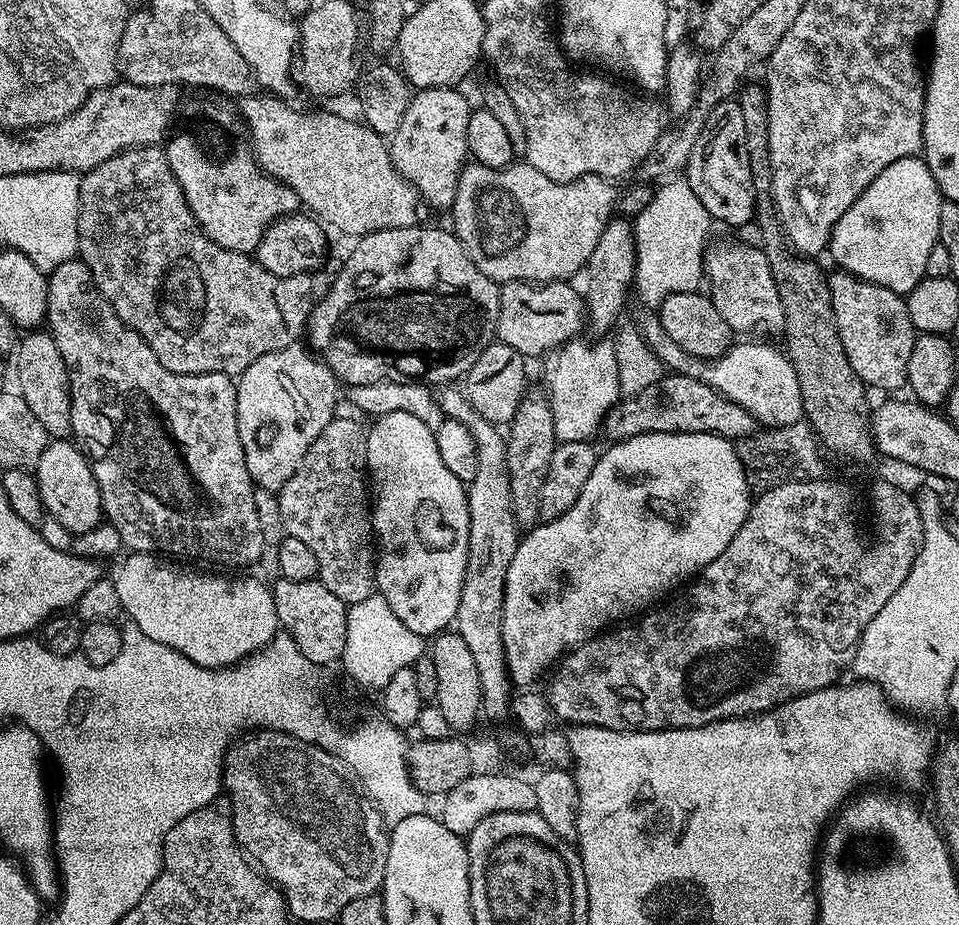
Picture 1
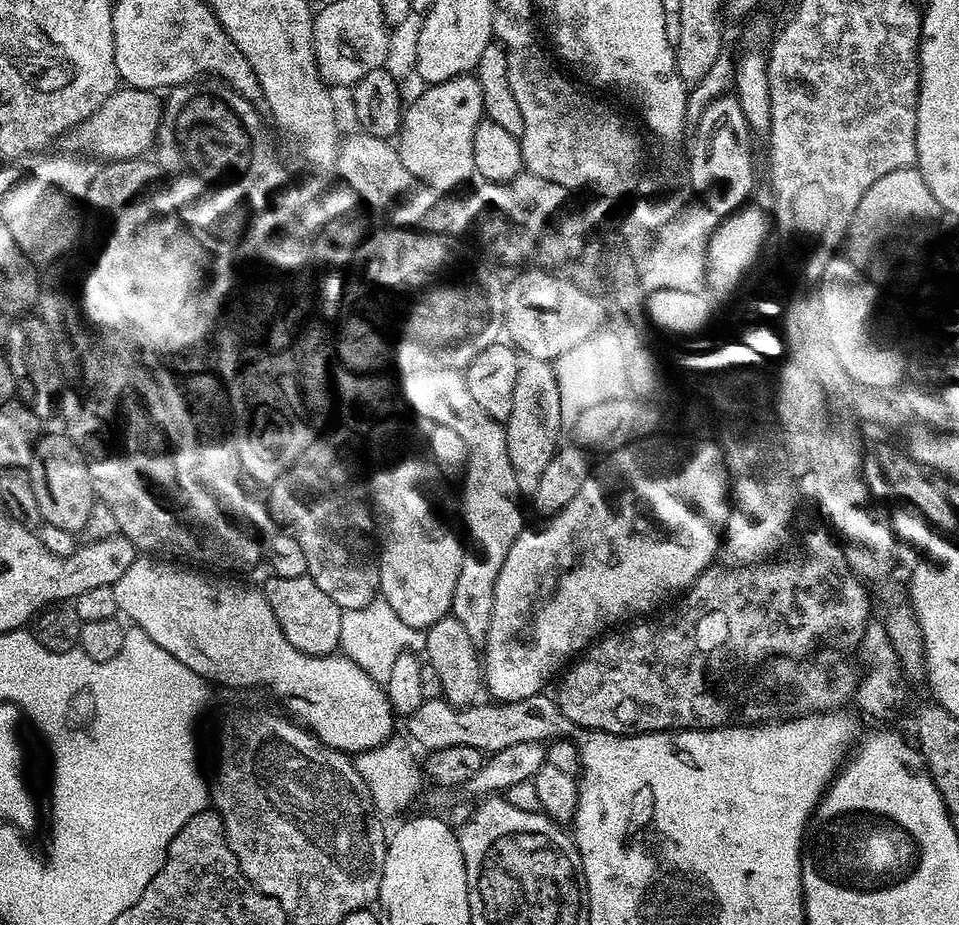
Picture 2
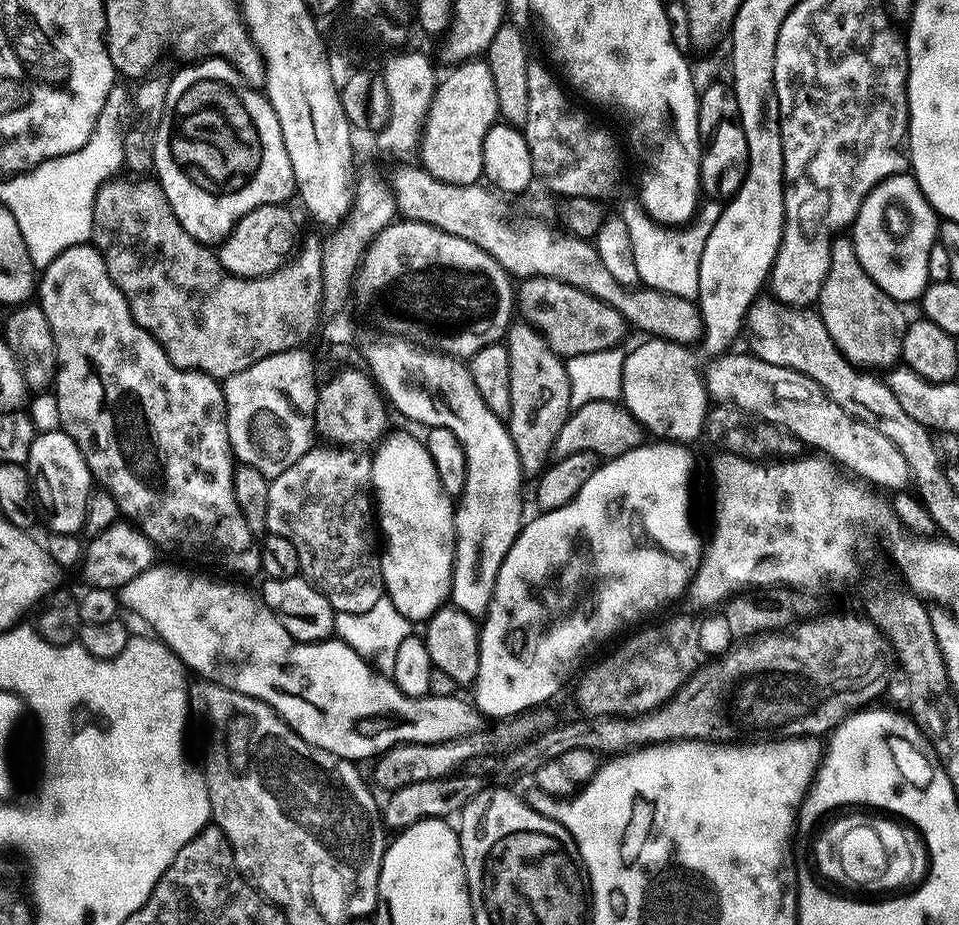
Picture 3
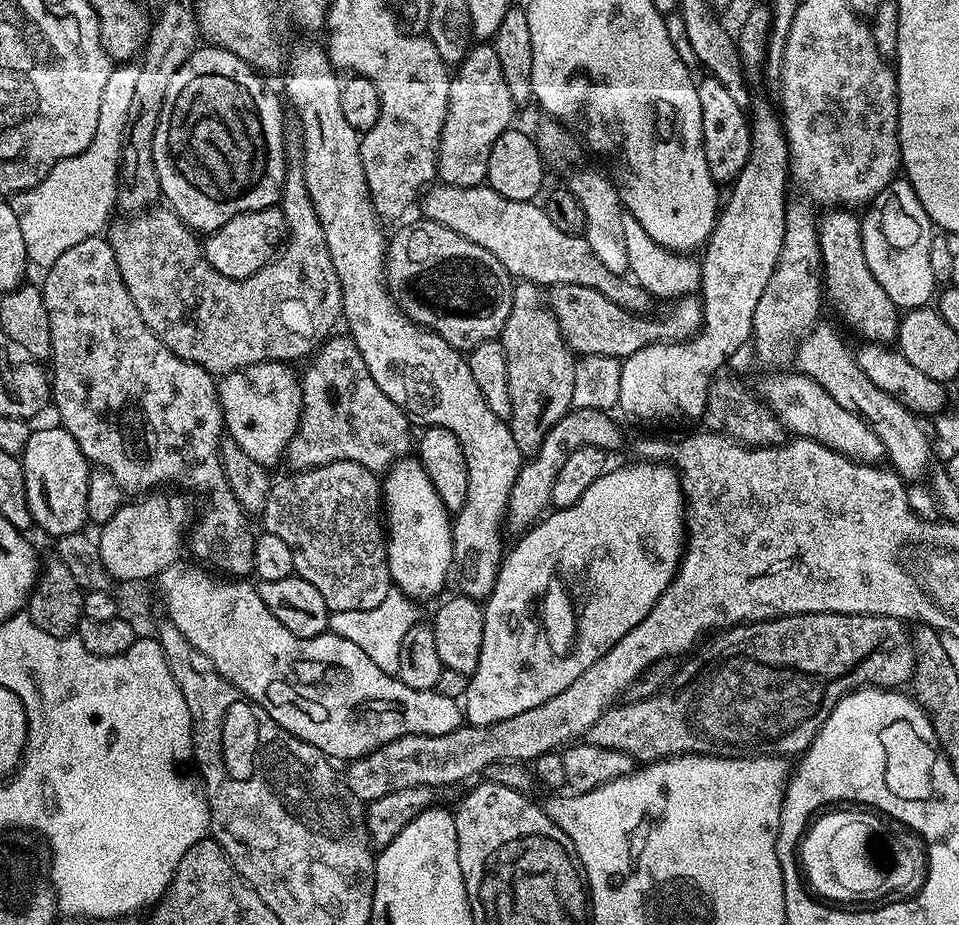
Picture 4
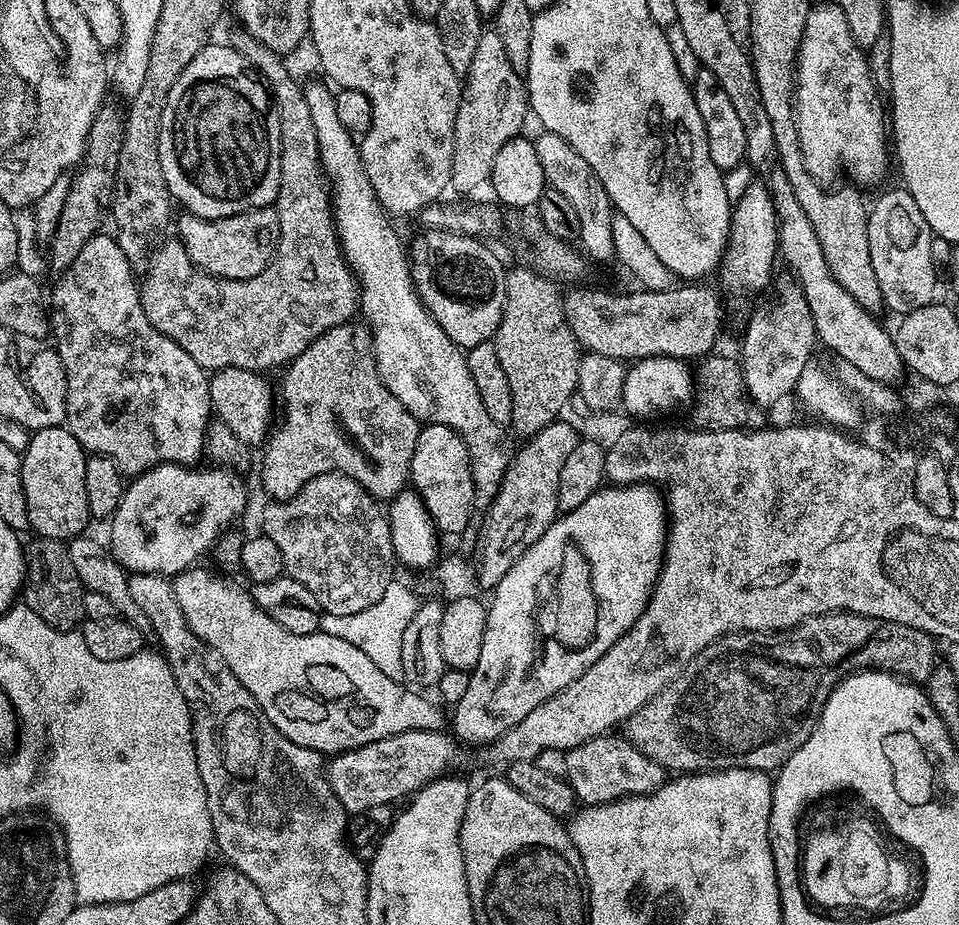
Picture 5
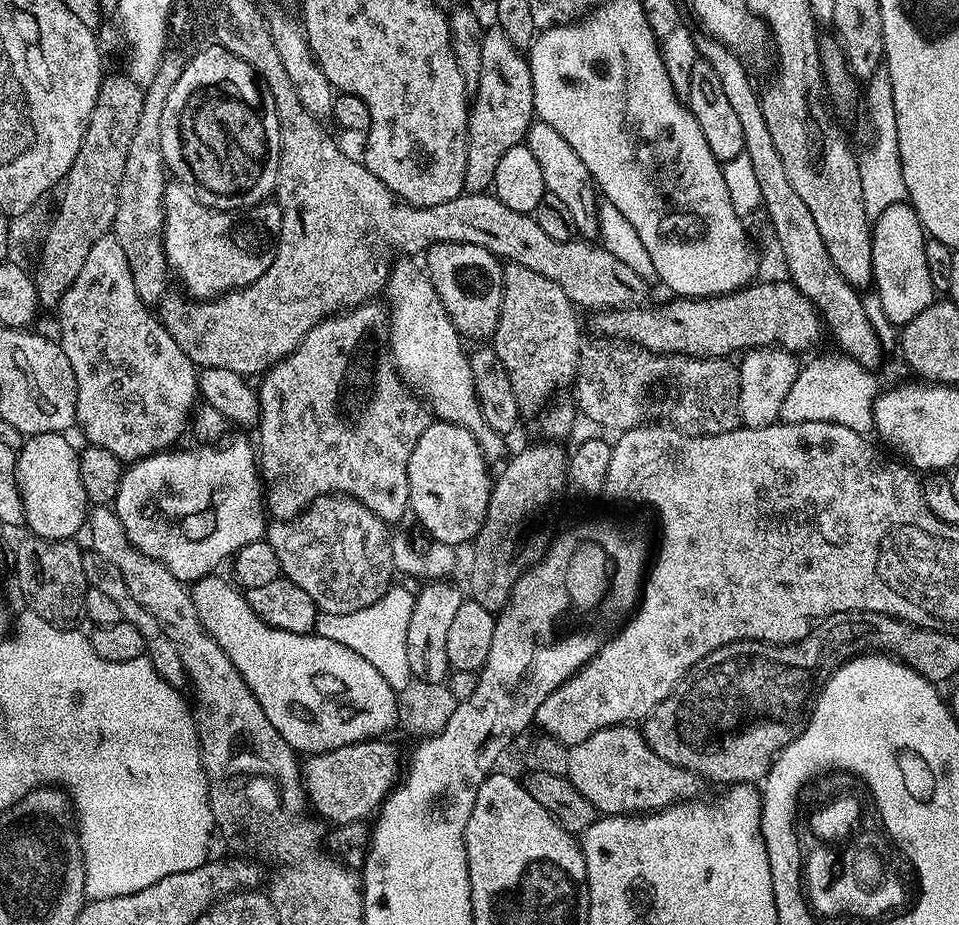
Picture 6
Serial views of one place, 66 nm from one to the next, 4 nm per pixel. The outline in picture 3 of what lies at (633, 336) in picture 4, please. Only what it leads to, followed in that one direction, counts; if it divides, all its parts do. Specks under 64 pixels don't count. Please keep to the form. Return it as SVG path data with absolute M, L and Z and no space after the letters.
M529 276L518 284L518 312L525 321L544 335L544 341L561 358L592 354L617 347L624 336L626 322L618 310L598 298L545 276Z

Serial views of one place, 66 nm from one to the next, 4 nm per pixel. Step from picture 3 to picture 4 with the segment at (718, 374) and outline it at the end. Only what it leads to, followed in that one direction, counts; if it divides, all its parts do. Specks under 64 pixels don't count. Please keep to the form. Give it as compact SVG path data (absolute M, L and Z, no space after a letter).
M780 372L765 380L762 390L767 406L780 420L781 425L795 437L818 441L827 448L842 453L861 463L879 463L886 456L882 440L868 423L862 422L852 411L839 406L830 394L818 386L813 379L801 372Z

